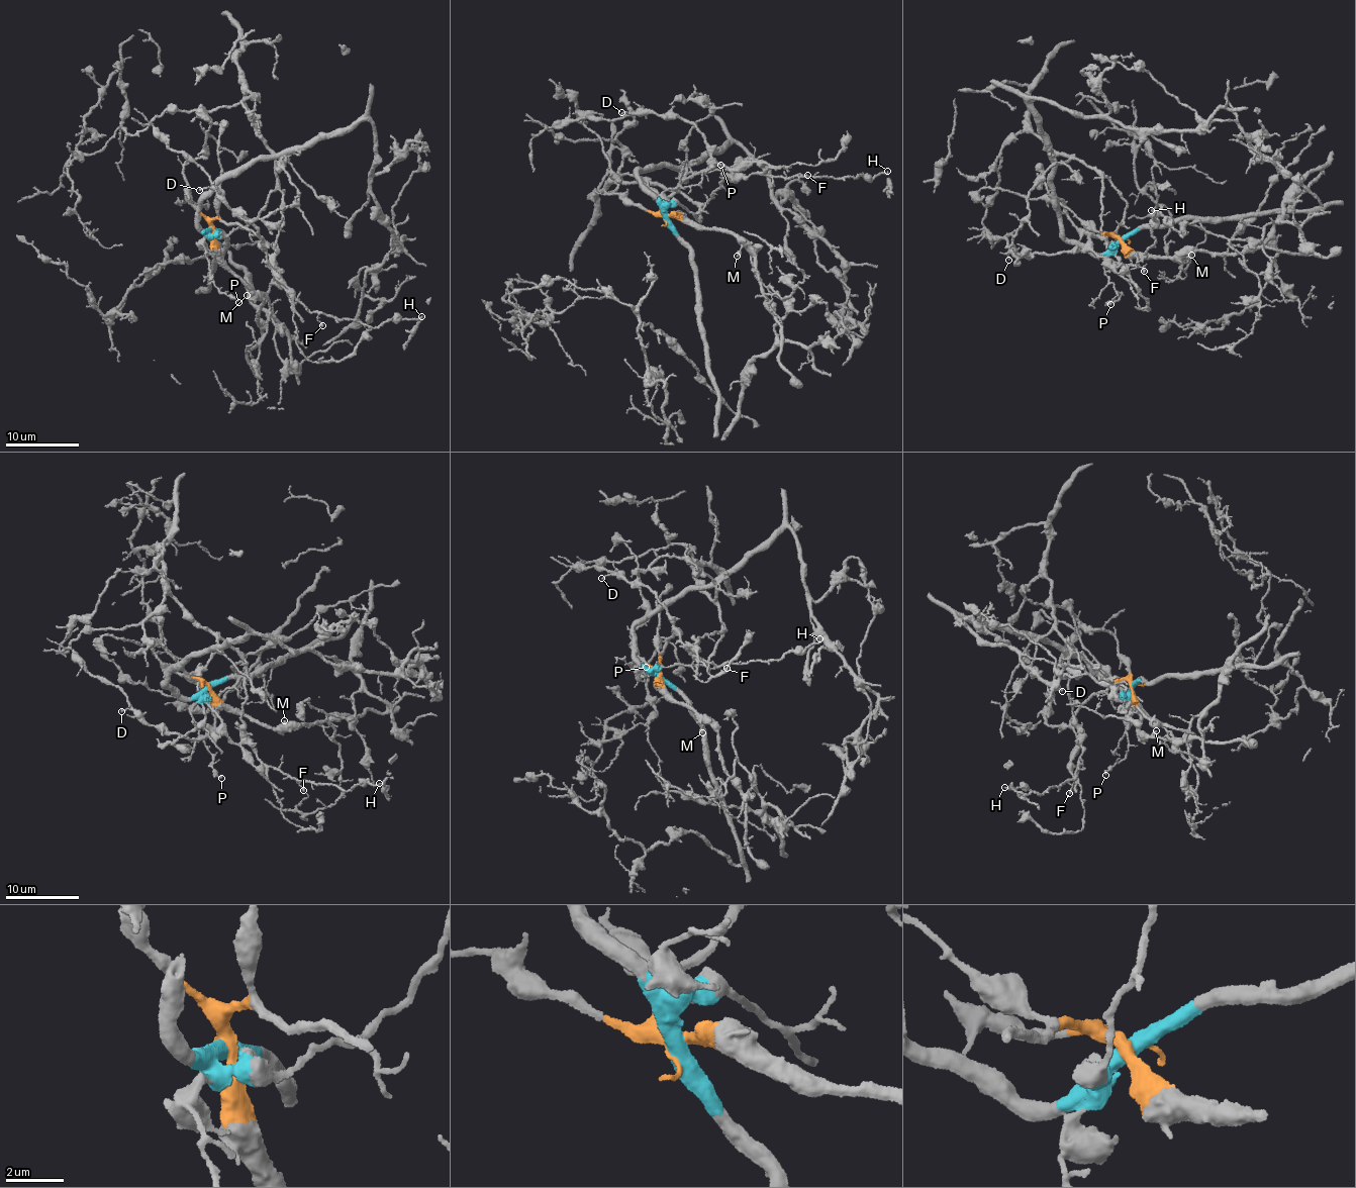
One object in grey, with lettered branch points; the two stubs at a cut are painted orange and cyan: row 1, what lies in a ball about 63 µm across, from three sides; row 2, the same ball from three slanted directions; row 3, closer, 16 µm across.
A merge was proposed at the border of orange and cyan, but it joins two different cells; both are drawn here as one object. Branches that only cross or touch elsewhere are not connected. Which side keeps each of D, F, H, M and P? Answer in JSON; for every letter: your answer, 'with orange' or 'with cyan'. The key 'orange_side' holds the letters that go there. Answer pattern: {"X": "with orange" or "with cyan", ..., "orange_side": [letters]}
{"D": "with orange", "F": "with cyan", "H": "with cyan", "M": "with orange", "P": "with cyan", "orange_side": ["D", "M"]}

